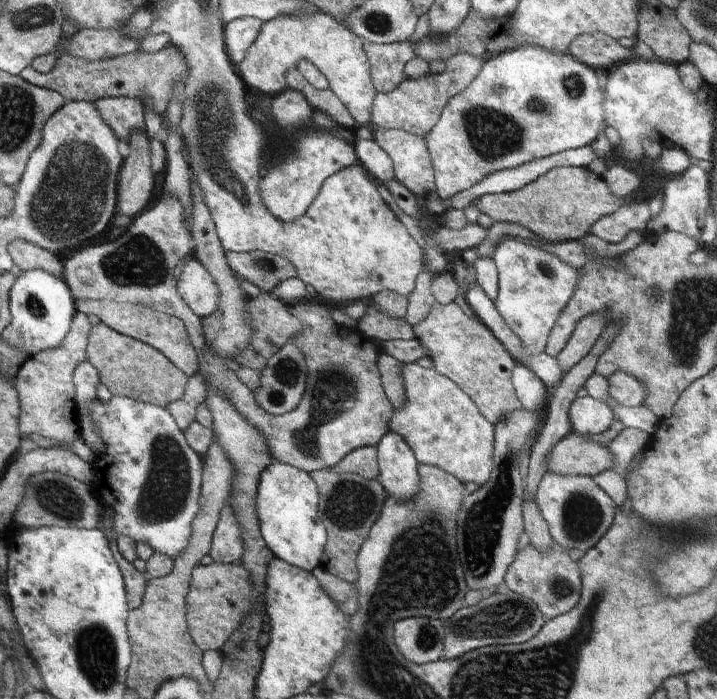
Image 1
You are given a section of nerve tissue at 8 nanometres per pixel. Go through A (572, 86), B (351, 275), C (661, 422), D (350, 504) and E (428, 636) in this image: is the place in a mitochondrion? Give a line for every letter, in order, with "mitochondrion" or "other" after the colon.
A: mitochondrion
B: other
C: other
D: mitochondrion
E: mitochondrion

